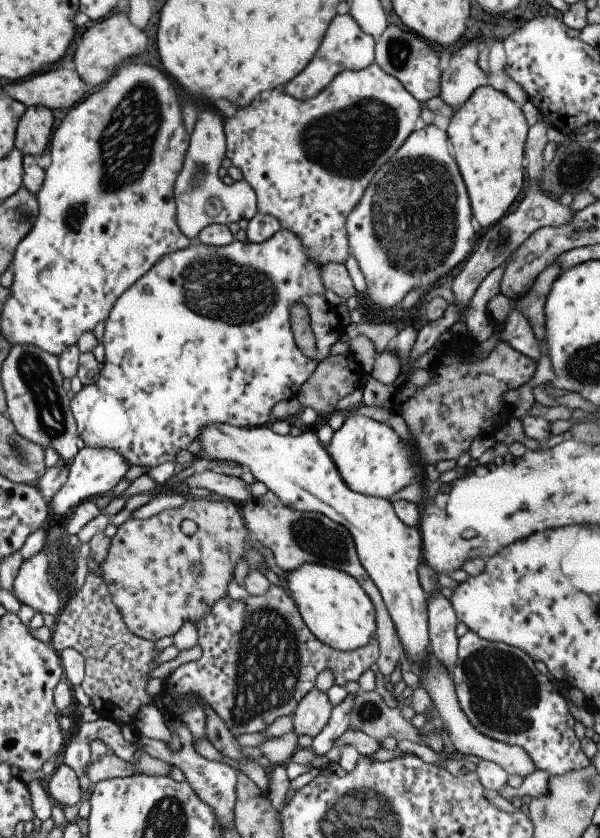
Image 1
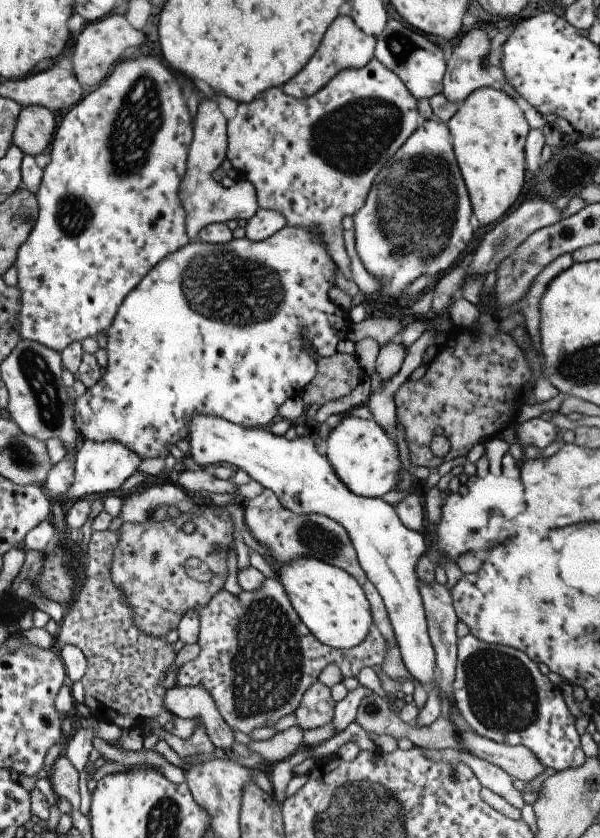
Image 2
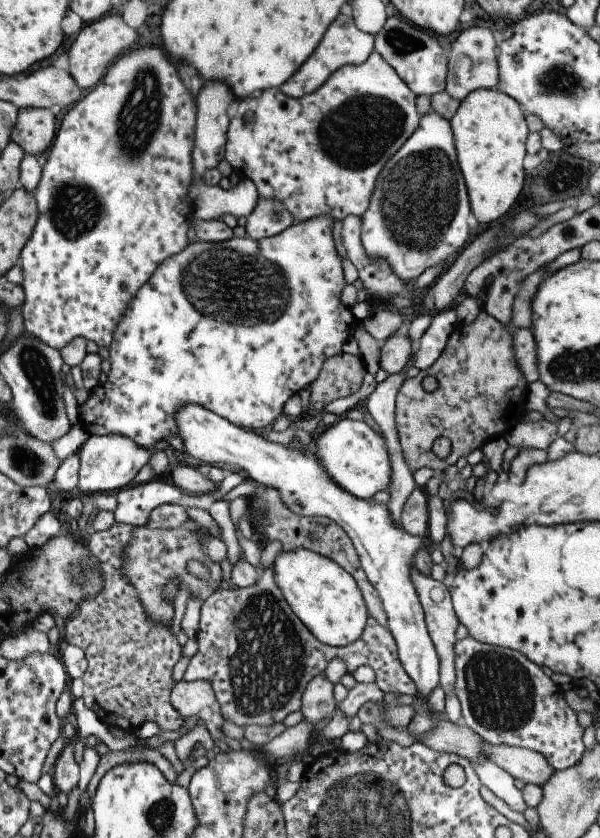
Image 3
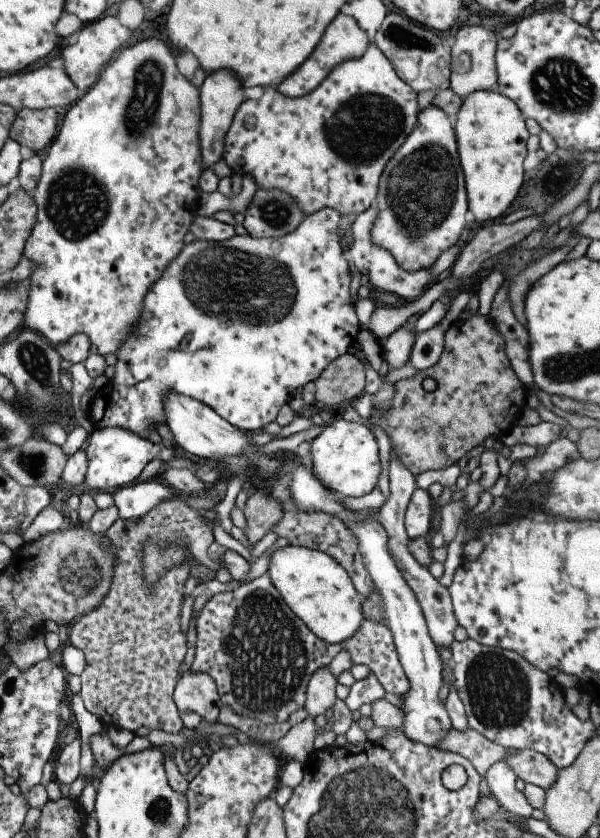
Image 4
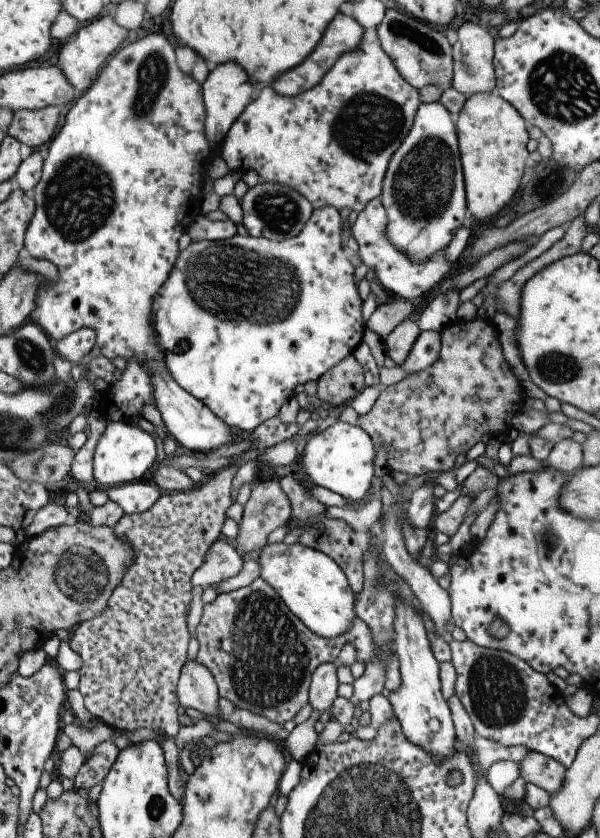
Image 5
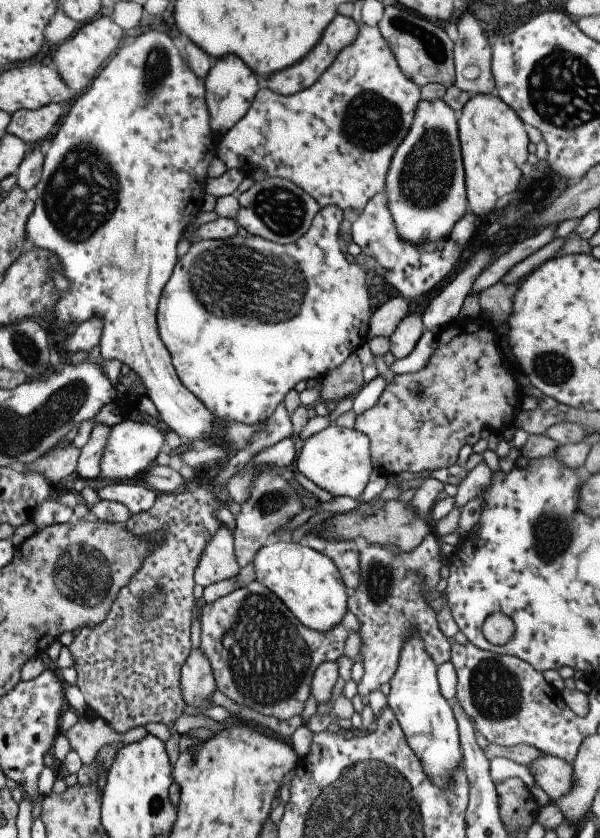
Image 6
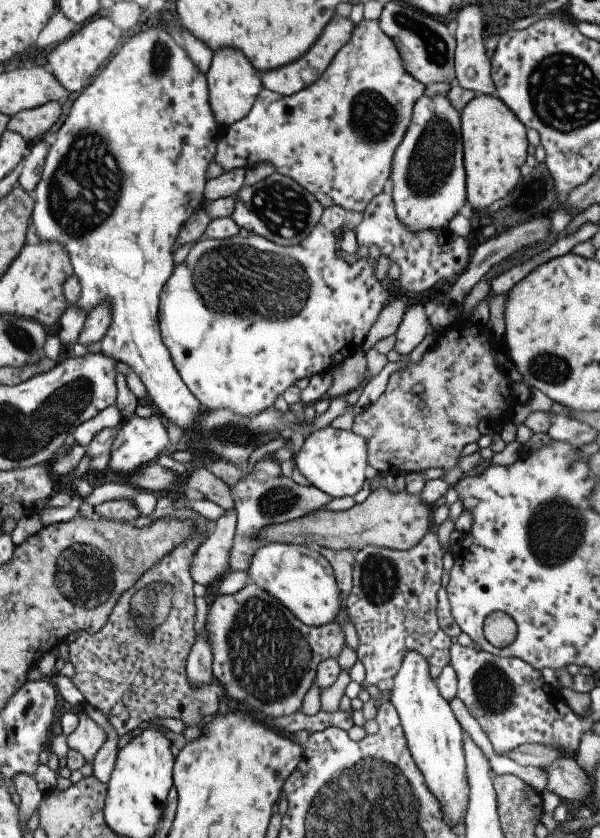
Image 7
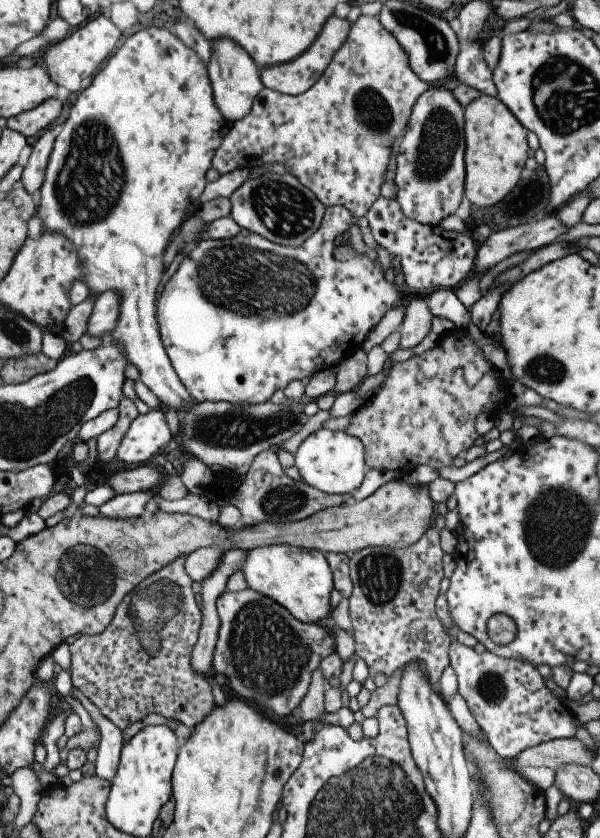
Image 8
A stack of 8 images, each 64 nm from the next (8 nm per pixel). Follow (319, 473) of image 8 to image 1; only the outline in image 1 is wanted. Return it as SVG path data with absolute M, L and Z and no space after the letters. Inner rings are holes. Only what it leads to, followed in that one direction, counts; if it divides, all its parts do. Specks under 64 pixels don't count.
M353 412L345 414L345 422L339 430L333 432L327 454L331 456L341 480L347 484L349 490L371 496L371 498L385 498L389 500L391 494L399 492L407 484L413 484L415 478L415 464L417 456L413 448L405 450L397 434L391 430L391 426L385 422L375 422L365 416L357 416Z

